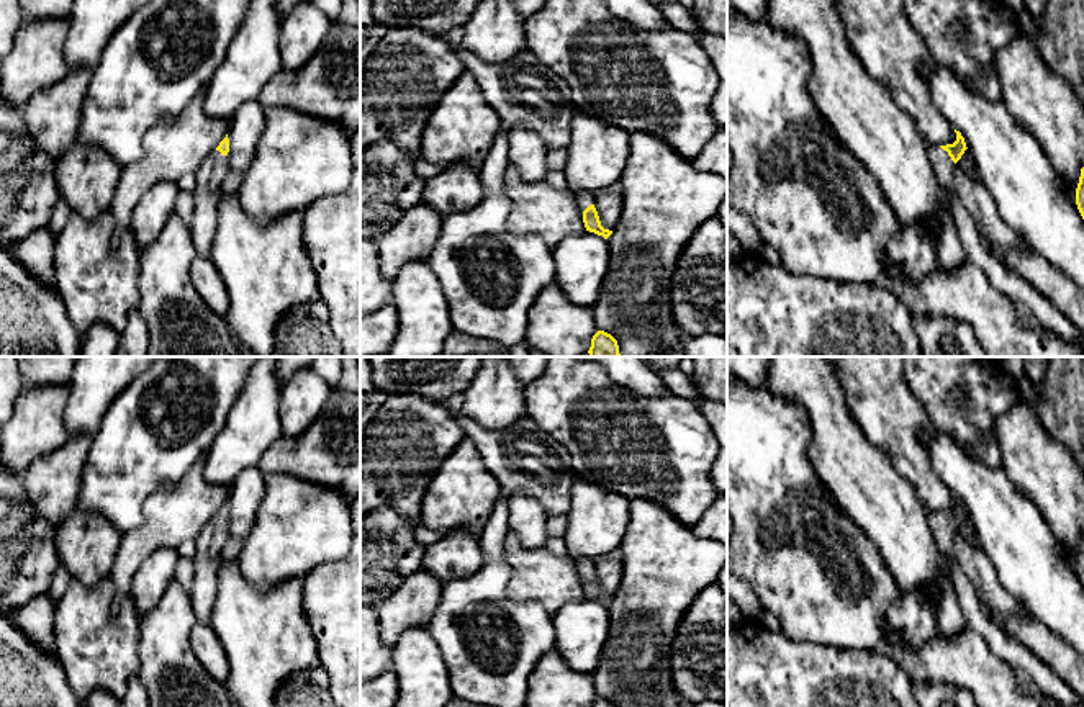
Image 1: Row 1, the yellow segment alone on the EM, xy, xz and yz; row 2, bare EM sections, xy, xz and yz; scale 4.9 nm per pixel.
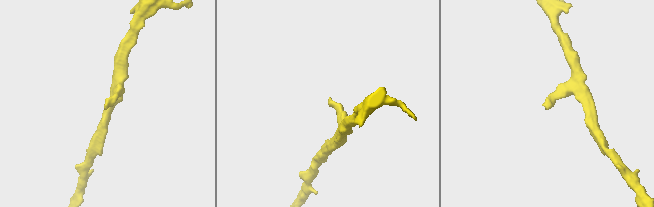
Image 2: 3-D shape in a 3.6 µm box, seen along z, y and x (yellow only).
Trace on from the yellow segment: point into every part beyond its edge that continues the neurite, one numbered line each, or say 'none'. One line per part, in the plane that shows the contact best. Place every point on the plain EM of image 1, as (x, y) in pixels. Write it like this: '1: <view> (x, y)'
1: yz (943, 532)

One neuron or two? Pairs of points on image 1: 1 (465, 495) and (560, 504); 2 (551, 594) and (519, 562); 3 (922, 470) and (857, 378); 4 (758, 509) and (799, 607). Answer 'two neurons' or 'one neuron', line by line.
1: two neurons
2: one neuron
3: one neuron
4: one neuron

